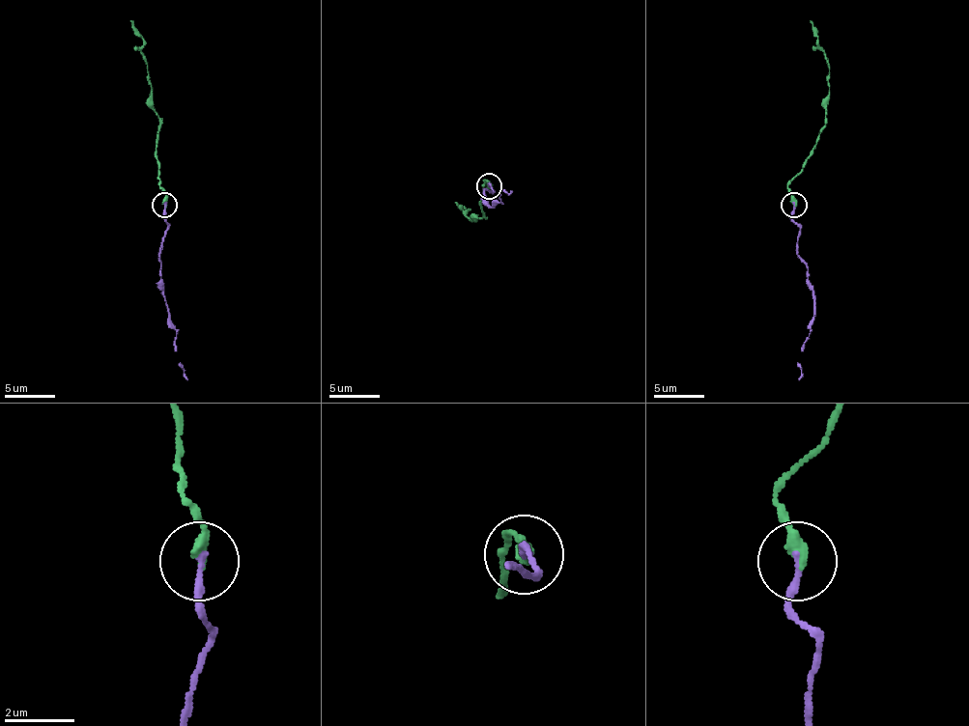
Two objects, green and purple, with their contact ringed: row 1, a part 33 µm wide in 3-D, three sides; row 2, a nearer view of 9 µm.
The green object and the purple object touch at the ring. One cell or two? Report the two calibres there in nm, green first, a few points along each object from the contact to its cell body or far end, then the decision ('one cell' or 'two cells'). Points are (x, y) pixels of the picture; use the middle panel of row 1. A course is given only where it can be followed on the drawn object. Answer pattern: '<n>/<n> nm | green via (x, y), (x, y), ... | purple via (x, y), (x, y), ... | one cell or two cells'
360/220 nm | green via (490, 185), (485, 181), (480, 203), (485, 218), (472, 220), (465, 213), (468, 210), (454, 203) | purple via (490, 185), (490, 193), (485, 190), (487, 206), (499, 203), (502, 190), (513, 190) | one cell

